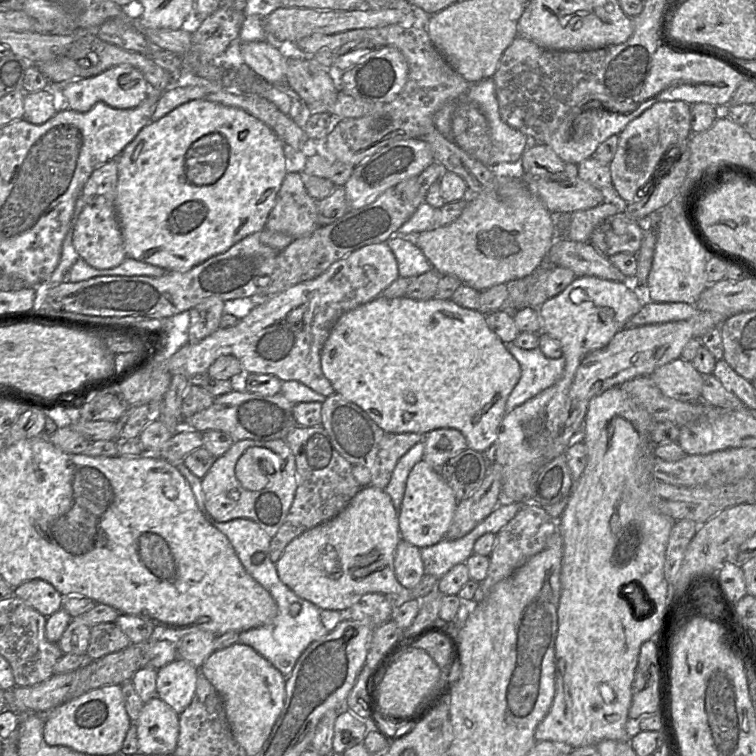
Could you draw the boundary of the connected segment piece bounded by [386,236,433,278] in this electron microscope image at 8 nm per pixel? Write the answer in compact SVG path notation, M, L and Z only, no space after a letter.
M392 236L386 243L396 257L400 277L416 278L433 269L424 253L413 242Z

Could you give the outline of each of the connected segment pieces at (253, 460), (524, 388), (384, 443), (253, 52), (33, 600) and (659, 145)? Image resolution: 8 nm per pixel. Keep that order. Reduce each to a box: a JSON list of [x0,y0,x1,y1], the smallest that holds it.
[[235,447,280,491],[505,342,565,413],[321,393,425,489],[241,42,286,85],[13,579,65,617],[609,101,692,204]]

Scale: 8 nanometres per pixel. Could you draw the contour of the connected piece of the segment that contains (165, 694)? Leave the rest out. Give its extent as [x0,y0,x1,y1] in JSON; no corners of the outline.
[156,660,198,714]

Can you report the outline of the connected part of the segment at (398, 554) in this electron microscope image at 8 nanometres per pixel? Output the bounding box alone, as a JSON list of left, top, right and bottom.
[394,541,425,590]

